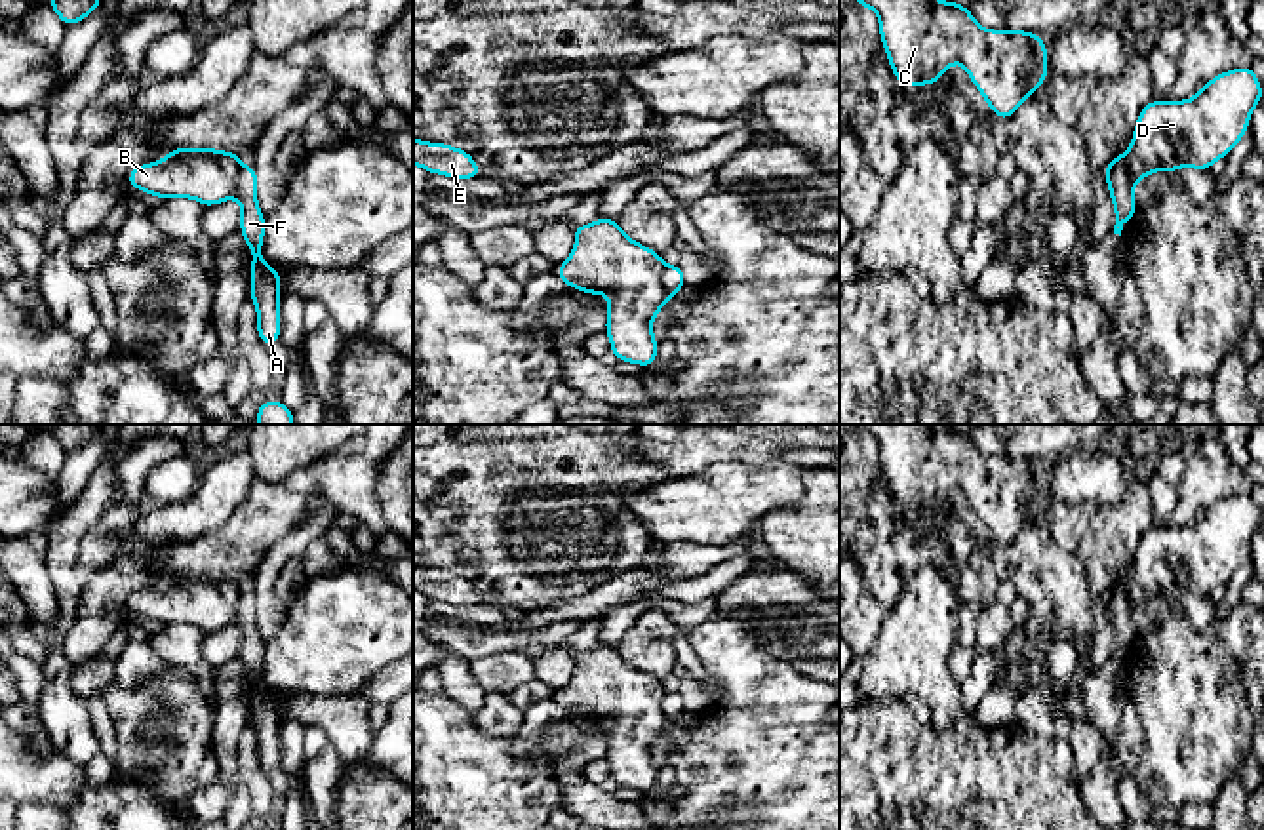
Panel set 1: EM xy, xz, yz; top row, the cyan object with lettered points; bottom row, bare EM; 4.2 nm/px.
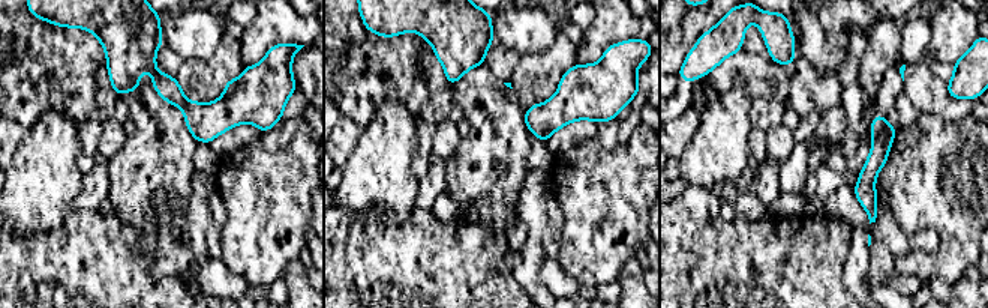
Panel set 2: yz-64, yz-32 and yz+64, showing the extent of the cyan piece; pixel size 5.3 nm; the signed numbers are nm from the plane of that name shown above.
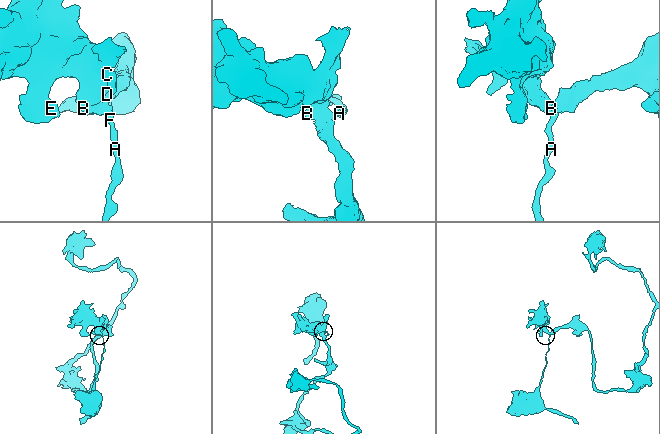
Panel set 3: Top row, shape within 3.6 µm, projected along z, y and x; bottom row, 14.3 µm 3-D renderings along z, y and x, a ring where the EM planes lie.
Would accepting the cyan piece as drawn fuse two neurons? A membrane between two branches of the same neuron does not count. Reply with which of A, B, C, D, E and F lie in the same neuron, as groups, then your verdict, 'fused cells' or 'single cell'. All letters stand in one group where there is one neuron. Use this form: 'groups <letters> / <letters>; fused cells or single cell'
groups A F / B C D E; fused cells

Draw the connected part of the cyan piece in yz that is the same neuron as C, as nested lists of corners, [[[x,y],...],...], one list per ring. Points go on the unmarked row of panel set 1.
[[[853,425],[879,442],[879,459],[902,512],[938,508],[959,487],[992,539],[1007,546],[1049,501],[1045,464],[986,457],[965,430],[935,425]]]

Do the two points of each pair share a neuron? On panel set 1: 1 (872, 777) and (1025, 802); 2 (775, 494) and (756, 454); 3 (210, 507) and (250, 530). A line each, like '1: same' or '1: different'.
1: same
2: different
3: different

